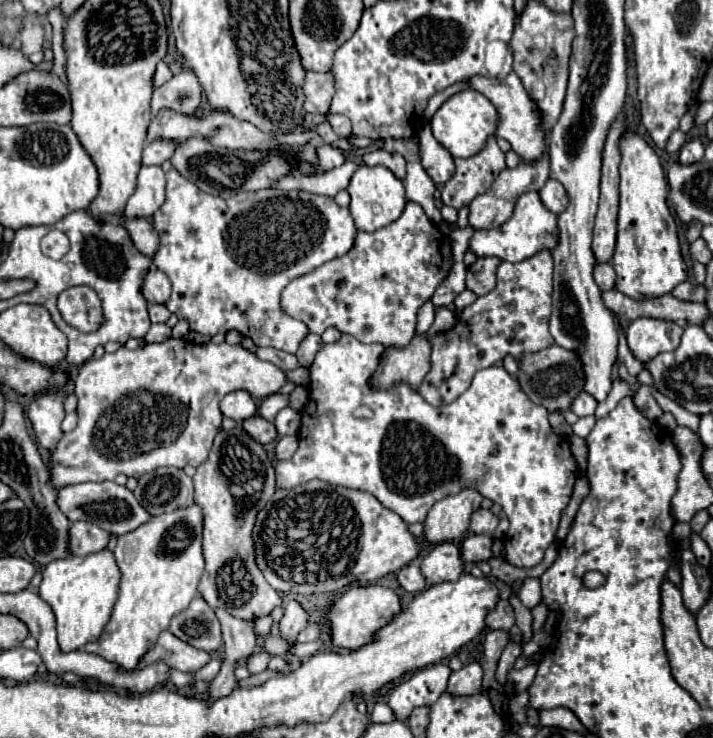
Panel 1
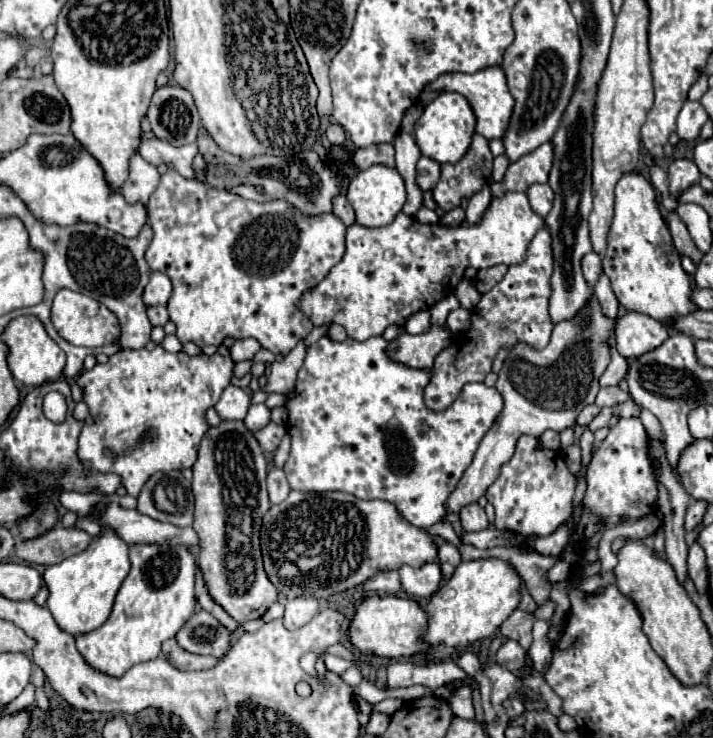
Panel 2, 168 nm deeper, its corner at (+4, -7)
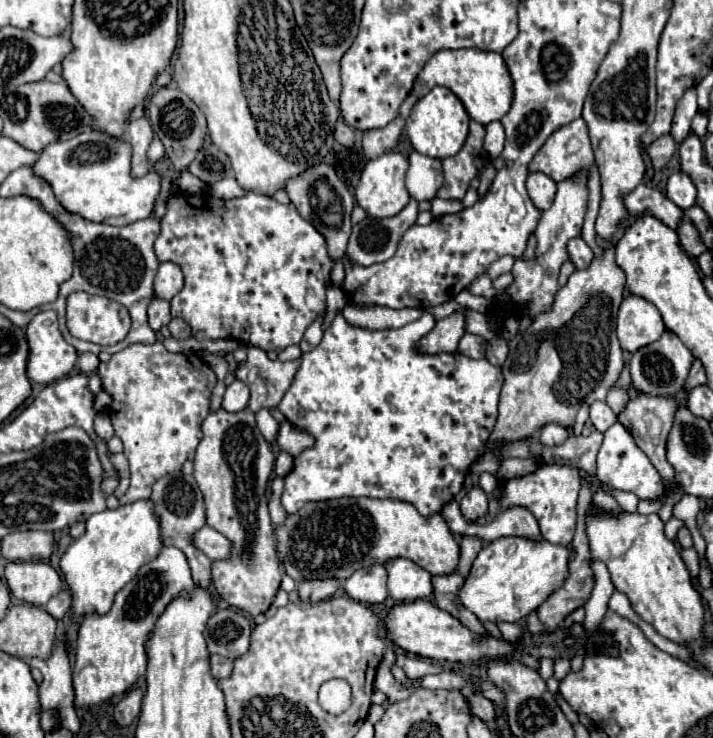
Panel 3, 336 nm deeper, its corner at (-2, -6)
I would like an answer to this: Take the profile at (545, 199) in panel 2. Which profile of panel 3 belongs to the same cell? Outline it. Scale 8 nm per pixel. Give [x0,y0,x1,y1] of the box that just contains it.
[527,172,557,212]

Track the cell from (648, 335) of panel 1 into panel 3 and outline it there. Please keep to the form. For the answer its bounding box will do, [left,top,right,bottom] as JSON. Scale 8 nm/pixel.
[617,294,665,354]

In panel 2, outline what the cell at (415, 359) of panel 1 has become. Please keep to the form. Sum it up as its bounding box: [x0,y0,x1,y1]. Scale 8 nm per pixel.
[387,293,459,369]

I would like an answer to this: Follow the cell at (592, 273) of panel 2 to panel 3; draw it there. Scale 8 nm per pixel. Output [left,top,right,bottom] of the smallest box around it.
[567,238,595,270]

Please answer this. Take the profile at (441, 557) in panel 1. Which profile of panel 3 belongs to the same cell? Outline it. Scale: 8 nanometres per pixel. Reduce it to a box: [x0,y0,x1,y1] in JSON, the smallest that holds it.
[385,558,433,602]

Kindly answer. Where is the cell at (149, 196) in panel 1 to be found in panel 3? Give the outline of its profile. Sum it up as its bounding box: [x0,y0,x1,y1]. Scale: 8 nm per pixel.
[127,118,153,178]

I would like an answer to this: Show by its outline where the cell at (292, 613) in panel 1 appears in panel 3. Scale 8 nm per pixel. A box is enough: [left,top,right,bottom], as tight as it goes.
[299,580,339,604]

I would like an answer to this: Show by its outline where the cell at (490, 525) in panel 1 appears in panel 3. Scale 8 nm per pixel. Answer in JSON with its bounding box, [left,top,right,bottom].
[461,486,487,522]

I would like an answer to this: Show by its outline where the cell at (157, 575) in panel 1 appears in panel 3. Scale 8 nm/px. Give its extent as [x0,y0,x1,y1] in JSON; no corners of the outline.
[73,546,195,706]

